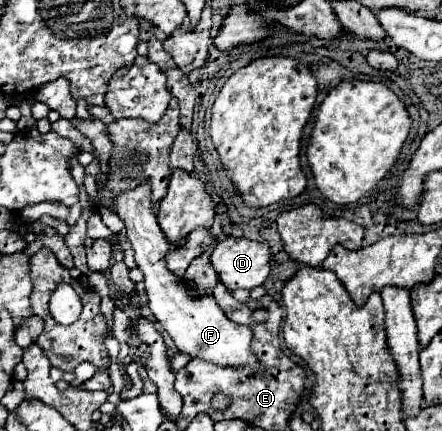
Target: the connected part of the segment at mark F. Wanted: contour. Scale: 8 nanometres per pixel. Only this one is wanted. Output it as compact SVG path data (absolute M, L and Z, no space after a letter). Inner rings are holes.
M144 183L128 193L122 193L114 197L116 213L126 225L128 239L136 251L136 263L138 269L144 273L144 285L148 293L148 305L154 313L156 321L166 329L166 333L172 337L176 347L182 353L188 353L190 357L200 357L216 365L230 365L230 367L250 367L260 369L258 359L250 351L252 331L250 327L238 325L224 317L222 309L216 305L212 295L204 295L200 299L194 299L190 295L190 289L186 281L174 281L174 273L166 269L164 255L170 249L168 239L164 237L152 203L150 203L150 183Z

